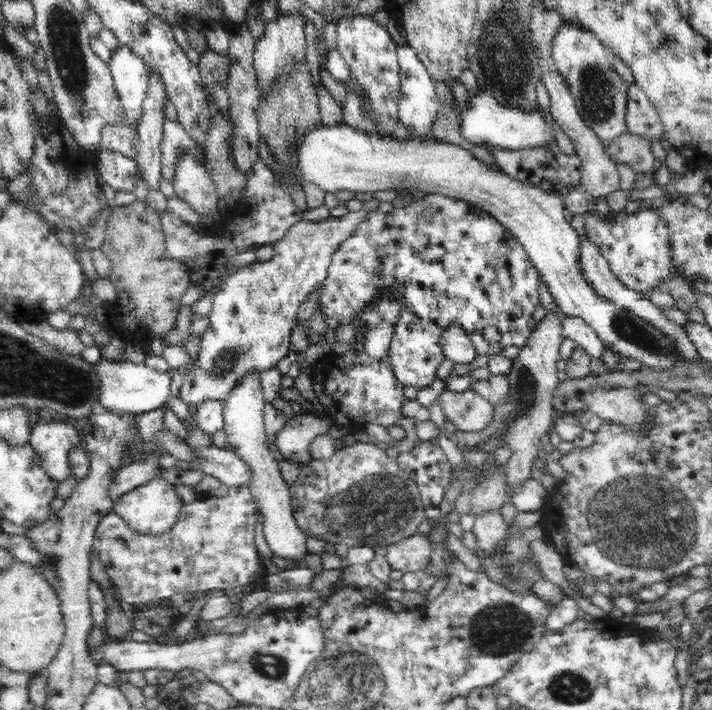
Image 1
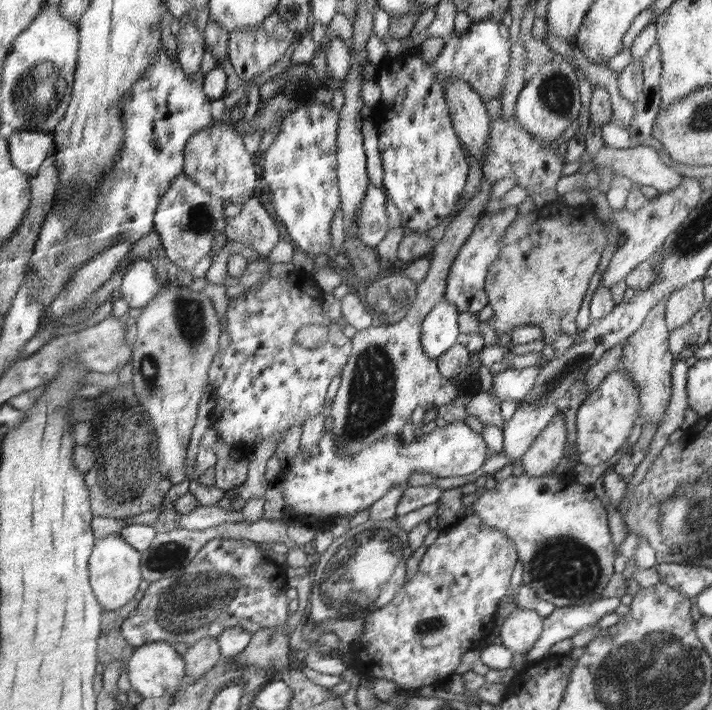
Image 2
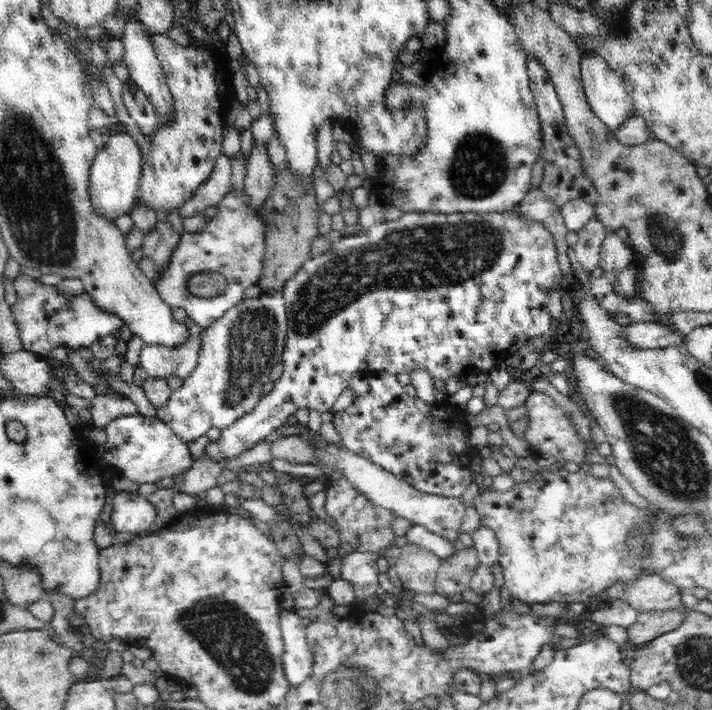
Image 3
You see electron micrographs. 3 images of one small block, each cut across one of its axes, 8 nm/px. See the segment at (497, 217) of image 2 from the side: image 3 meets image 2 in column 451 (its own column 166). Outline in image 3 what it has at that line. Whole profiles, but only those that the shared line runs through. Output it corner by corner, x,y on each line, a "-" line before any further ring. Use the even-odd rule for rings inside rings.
233,188
218,202
217,214
207,220
201,232
183,231
170,262
160,272
160,276
156,273
152,280
164,302
172,308
184,308
191,322
203,329
210,327
234,306
238,306
245,298
246,288
257,284
263,275
266,230
258,213
246,209
244,197
243,190
-
207,271
220,273
225,278
225,291
214,298
196,296
188,289
188,280
192,276

